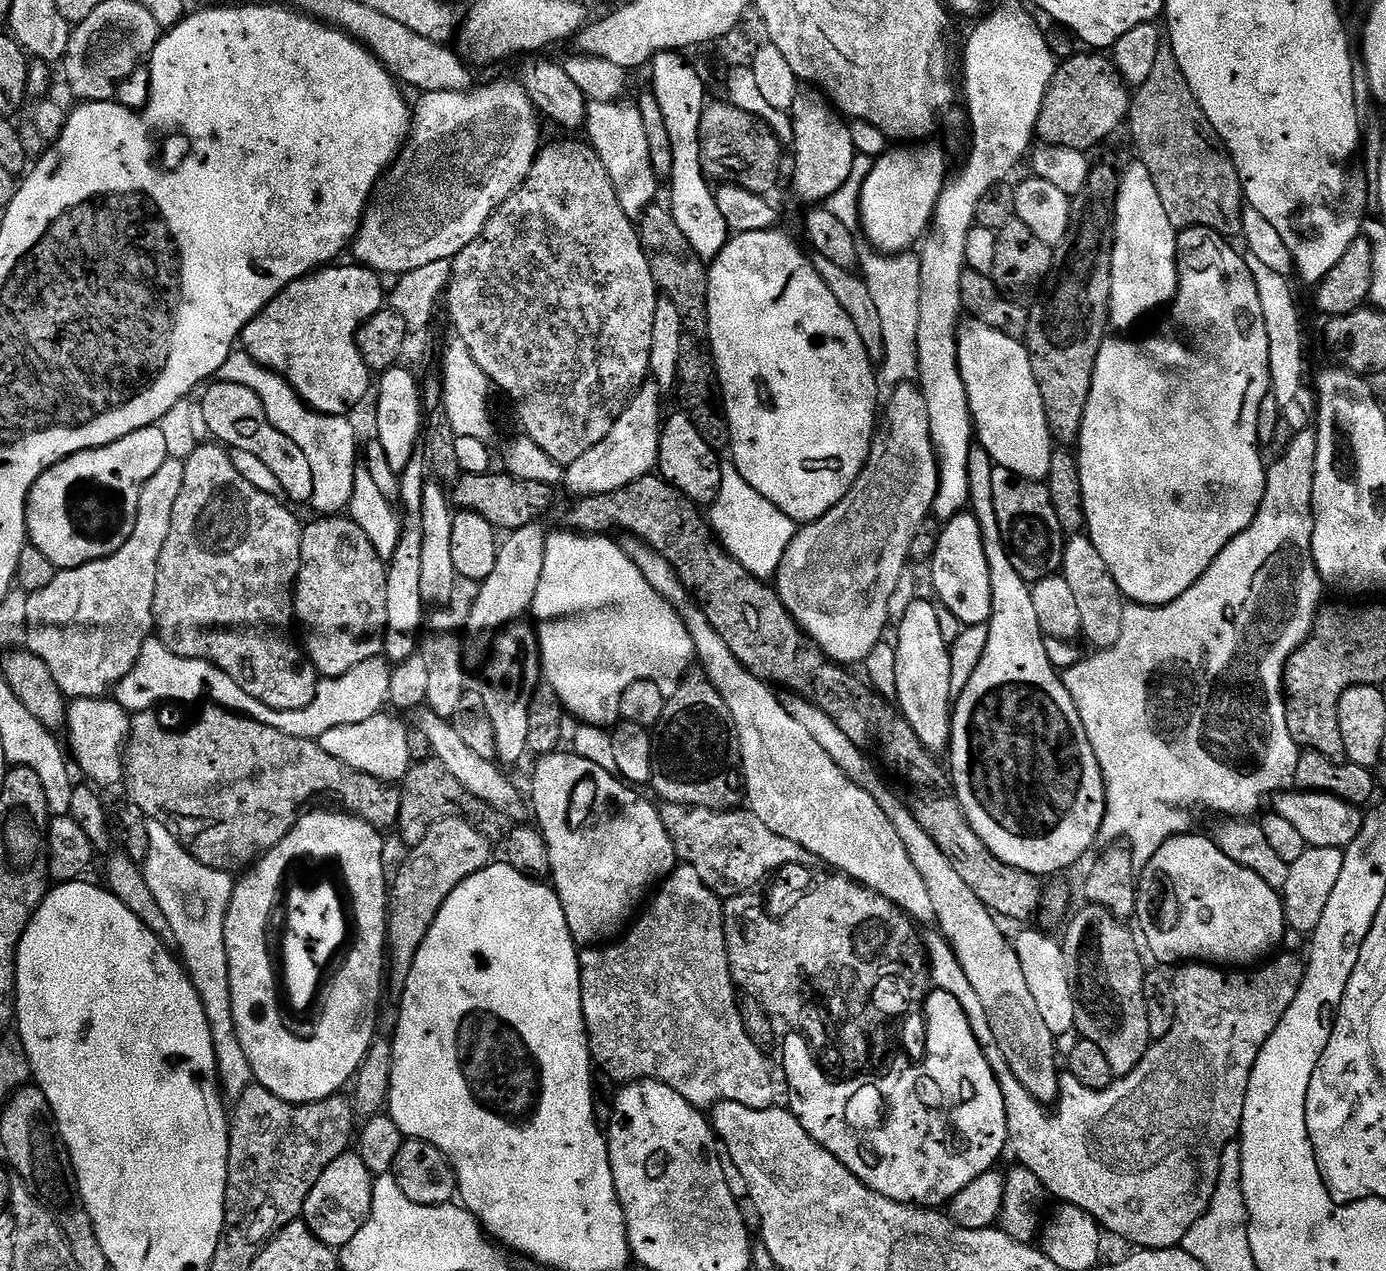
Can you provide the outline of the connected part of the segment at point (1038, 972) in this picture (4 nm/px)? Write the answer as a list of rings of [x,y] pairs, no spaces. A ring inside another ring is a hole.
[[[1024,932],[1014,947],[1018,954],[1018,962],[1022,962],[1022,974],[1026,977],[1026,986],[1030,995],[1038,1005],[1038,1014],[1042,1014],[1042,1022],[1046,1022],[1050,1034],[1063,1038],[1075,1029],[1074,994],[1070,994],[1070,978],[1066,978],[1066,958],[1059,939],[1051,940],[1044,932]]]

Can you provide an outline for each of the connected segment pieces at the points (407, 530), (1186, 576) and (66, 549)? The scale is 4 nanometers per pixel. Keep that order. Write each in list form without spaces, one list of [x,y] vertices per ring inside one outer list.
[[[417,445],[406,470],[399,475],[398,498],[402,502],[401,530],[398,547],[388,562],[387,574],[387,626],[384,628],[383,655],[389,663],[397,664],[417,653],[419,630],[426,618],[426,605],[422,598],[422,494],[428,483],[428,467],[423,445]]]
[[[1183,229],[1176,238],[1178,270],[1176,299],[1170,305],[1172,317],[1169,318],[1164,332],[1158,333],[1157,336],[1148,336],[1145,340],[1128,342],[1116,342],[1112,340],[1113,338],[1108,338],[1098,350],[1090,398],[1086,402],[1086,414],[1082,418],[1082,430],[1078,441],[1084,527],[1088,539],[1094,542],[1094,550],[1102,554],[1106,570],[1110,570],[1110,574],[1118,582],[1120,592],[1134,604],[1163,606],[1186,594],[1186,590],[1190,590],[1190,586],[1194,586],[1194,582],[1198,582],[1198,578],[1206,574],[1214,558],[1222,554],[1225,546],[1252,525],[1260,504],[1264,501],[1264,487],[1268,485],[1268,473],[1258,438],[1258,412],[1262,400],[1269,394],[1272,386],[1270,338],[1266,338],[1266,318],[1262,318],[1262,302],[1258,299],[1258,286],[1254,286],[1254,278],[1246,266],[1243,255],[1224,244],[1227,243],[1209,238],[1205,229]]]
[[[158,426],[143,428],[104,448],[76,452],[38,478],[28,495],[28,538],[57,570],[81,568],[114,555],[134,534],[142,486],[169,459]]]

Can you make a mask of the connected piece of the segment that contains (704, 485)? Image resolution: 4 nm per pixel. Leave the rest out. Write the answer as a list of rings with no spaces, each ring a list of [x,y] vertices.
[[[676,412],[663,421],[660,429],[660,463],[658,475],[671,488],[677,488],[686,499],[697,506],[711,506],[718,498],[722,486],[720,473],[721,457],[702,442],[698,430],[694,430],[694,419],[684,412]]]

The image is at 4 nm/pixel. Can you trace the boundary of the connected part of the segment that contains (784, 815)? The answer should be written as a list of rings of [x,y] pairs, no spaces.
[[[628,538],[625,541],[622,544],[623,550],[632,559],[634,566],[642,570],[642,578],[646,578],[652,589],[670,607],[676,609],[677,614],[682,618],[692,639],[694,656],[698,664],[700,660],[699,667],[707,674],[714,690],[718,690],[722,702],[726,702],[726,710],[730,710],[730,718],[736,727],[736,739],[740,741],[742,788],[746,793],[746,804],[748,800],[747,807],[750,811],[758,818],[762,818],[762,822],[766,822],[766,826],[770,826],[774,834],[782,834],[782,838],[790,838],[790,842],[798,842],[798,846],[810,850],[810,854],[817,861],[825,860],[832,867],[829,869],[882,894],[882,898],[886,898],[896,908],[900,908],[917,925],[935,925],[934,902],[930,902],[930,892],[926,890],[926,882],[922,882],[922,874],[918,874],[914,862],[910,862],[910,854],[906,854],[906,846],[902,846],[902,840],[898,838],[890,818],[882,814],[878,802],[874,802],[872,795],[862,790],[853,780],[846,778],[846,774],[842,774],[842,770],[834,766],[830,754],[826,754],[826,750],[822,750],[822,746],[814,742],[814,737],[800,723],[794,722],[794,718],[786,714],[781,697],[779,695],[776,697],[772,693],[775,691],[765,681],[750,674],[734,658],[734,654],[730,654],[730,648],[726,646],[726,642],[722,642],[722,638],[718,638],[718,632],[710,626],[703,608],[689,596],[684,589],[684,583],[678,578],[668,559],[635,538]]]

